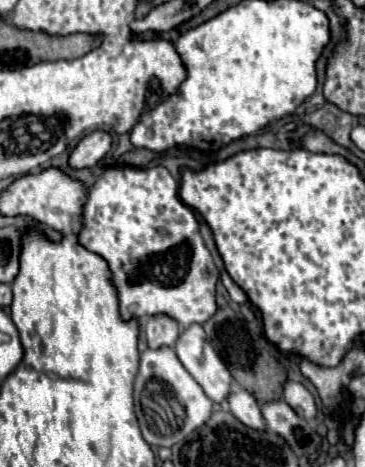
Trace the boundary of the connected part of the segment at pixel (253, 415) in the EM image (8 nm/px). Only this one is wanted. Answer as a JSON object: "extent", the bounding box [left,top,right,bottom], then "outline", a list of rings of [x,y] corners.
{"extent":[227,388,267,430],"outline":[[[243,388],[231,390],[231,396],[227,396],[227,406],[229,406],[231,414],[237,416],[245,426],[255,428],[255,430],[267,428],[261,408],[259,408],[259,402],[247,390],[243,390]]]}

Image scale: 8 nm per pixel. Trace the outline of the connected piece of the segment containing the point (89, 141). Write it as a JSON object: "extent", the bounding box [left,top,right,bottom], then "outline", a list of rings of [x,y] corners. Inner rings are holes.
{"extent":[69,132,113,168],"outline":[[[93,132],[91,136],[85,136],[75,150],[69,156],[69,164],[73,168],[87,168],[95,166],[111,148],[113,138],[109,132]]]}

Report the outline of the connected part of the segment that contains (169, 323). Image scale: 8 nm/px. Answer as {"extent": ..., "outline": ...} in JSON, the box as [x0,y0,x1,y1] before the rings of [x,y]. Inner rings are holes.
{"extent":[145,316,179,348],"outline":[[[149,316],[145,324],[145,334],[149,348],[161,348],[161,346],[173,346],[179,338],[179,324],[171,320],[171,316]]]}

